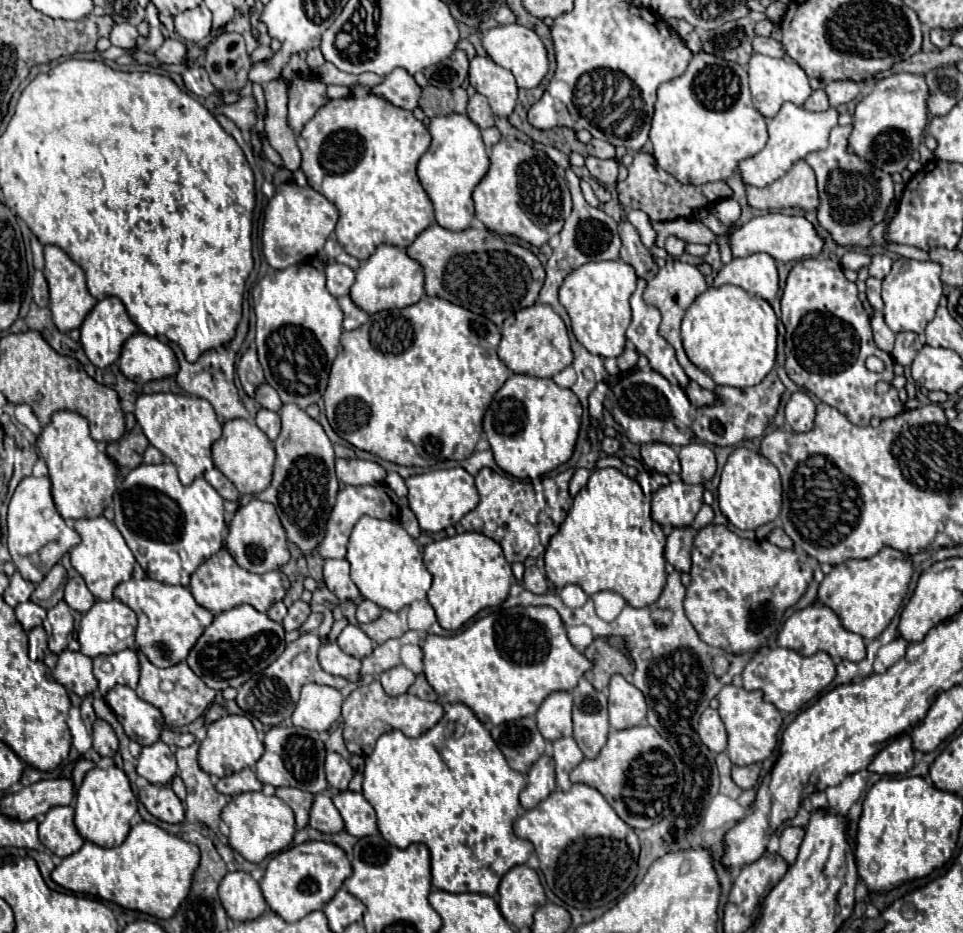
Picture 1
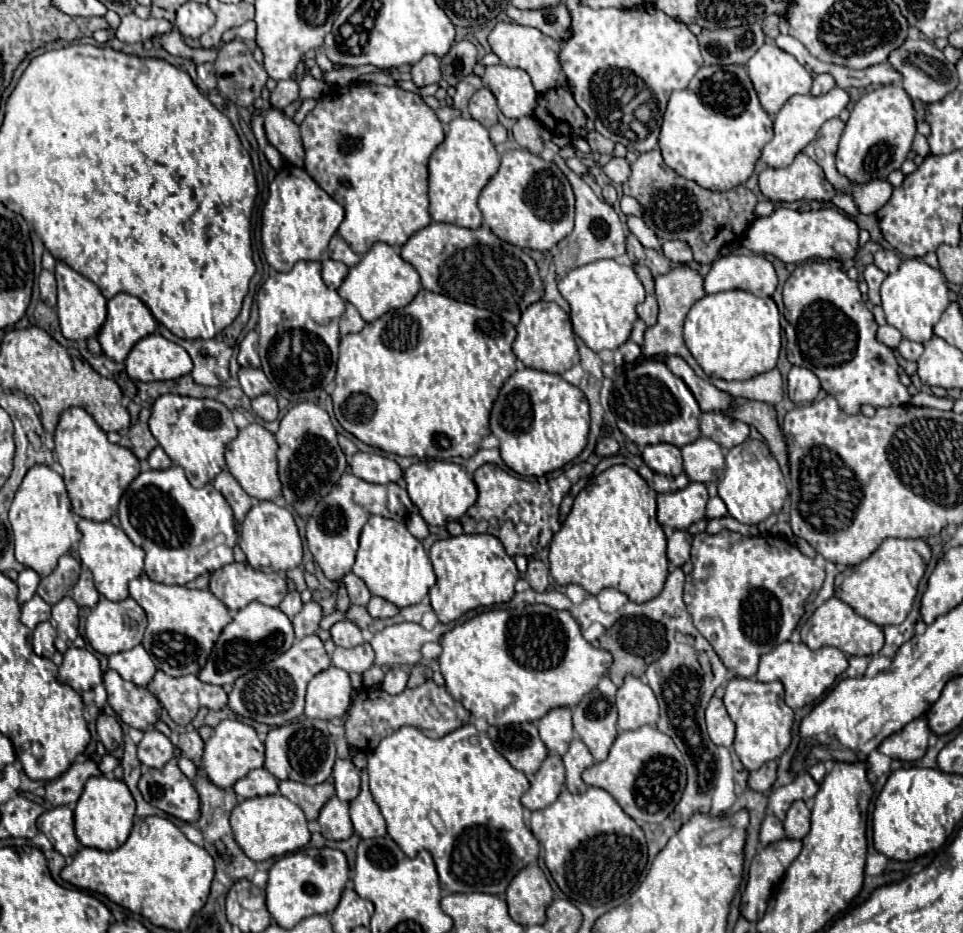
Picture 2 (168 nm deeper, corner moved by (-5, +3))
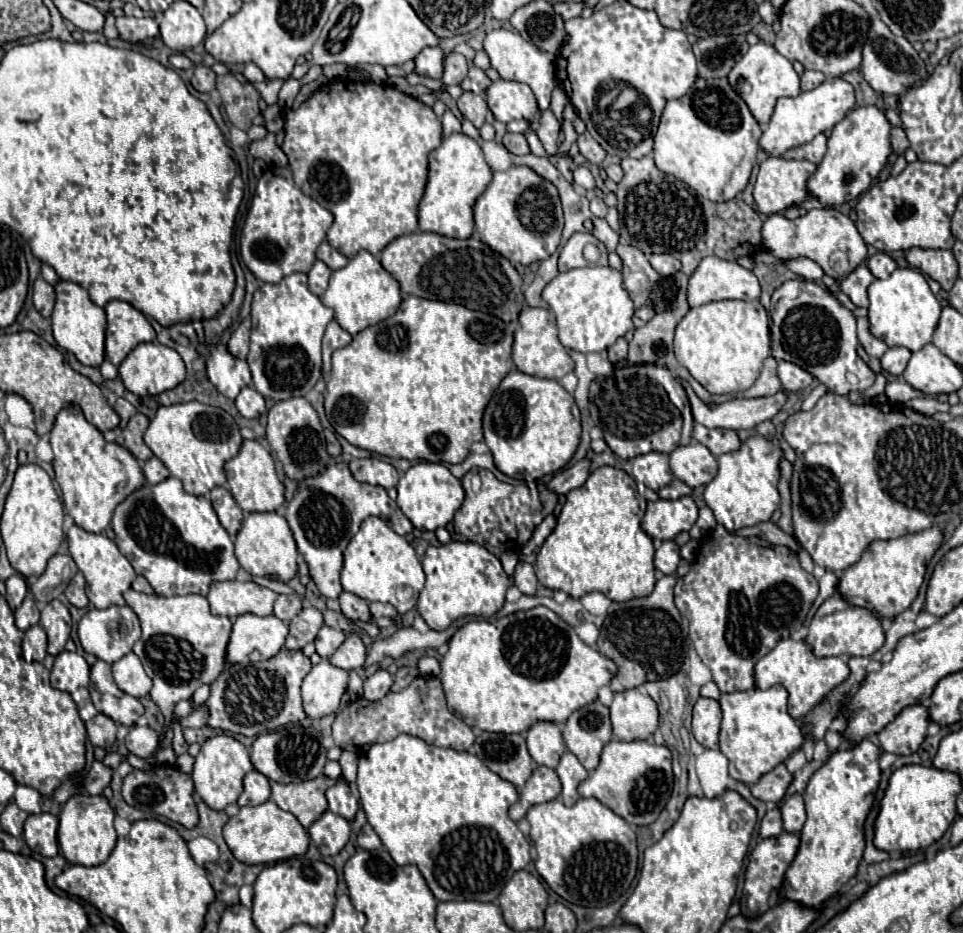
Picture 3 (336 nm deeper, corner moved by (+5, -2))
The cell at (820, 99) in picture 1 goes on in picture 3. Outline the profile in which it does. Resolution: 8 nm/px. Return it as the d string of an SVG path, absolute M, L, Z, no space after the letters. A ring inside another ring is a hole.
M805 71L801 75L801 91L811 91L815 87L819 87L825 81L825 75L819 71Z

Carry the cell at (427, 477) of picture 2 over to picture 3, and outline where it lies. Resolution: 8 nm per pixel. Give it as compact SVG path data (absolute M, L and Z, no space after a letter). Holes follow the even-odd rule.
M427 461L409 467L401 475L397 483L397 493L399 493L397 497L399 509L405 513L405 517L409 517L413 527L419 531L435 531L437 527L445 527L465 499L461 481L453 477L451 471L441 463L427 463Z

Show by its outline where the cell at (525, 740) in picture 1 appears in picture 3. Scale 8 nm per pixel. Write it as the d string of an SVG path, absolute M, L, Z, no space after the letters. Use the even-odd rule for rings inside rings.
M479 733L473 745L473 753L499 777L511 781L521 789L531 771L533 759L527 751L523 735L505 735L505 733Z

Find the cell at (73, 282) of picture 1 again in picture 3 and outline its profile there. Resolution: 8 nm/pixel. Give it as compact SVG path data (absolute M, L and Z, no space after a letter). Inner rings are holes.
M59 281L55 285L55 309L51 315L53 323L53 337L59 347L71 351L83 365L99 367L99 363L105 359L103 355L103 341L105 341L105 311L103 307L97 307L87 291L73 281Z

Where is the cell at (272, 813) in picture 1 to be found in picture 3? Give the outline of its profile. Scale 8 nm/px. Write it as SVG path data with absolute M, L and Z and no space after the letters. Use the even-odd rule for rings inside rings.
M265 801L255 807L241 807L241 811L231 817L223 827L223 837L231 849L231 853L245 865L259 865L259 863L277 863L297 855L303 855L309 845L309 837L303 825L291 815L283 811L277 803Z

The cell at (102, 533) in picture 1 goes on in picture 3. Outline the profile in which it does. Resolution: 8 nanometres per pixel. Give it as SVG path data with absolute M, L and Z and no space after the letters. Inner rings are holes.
M73 525L67 531L67 543L69 543L71 557L75 559L79 571L85 575L89 603L97 609L105 609L111 605L125 605L123 593L131 587L131 583L137 575L135 575L131 563L127 561L127 557L121 555L115 541L111 541L103 533L89 533L89 531Z

